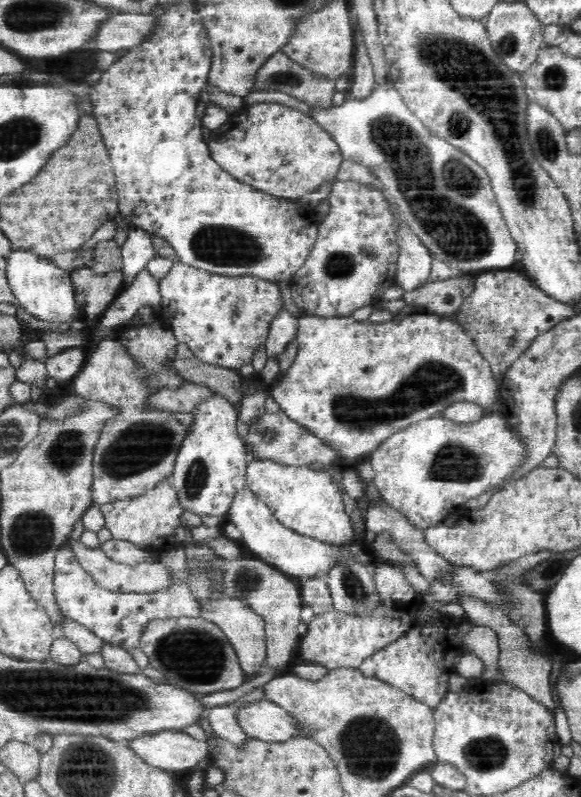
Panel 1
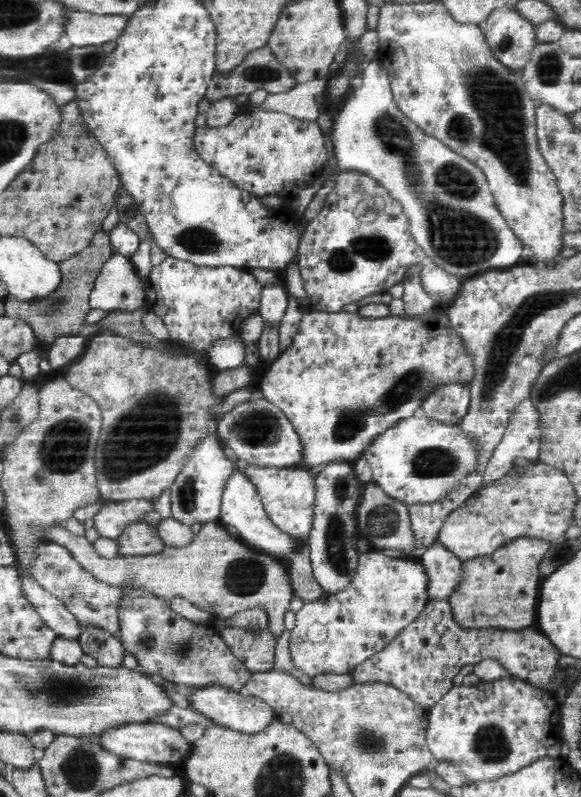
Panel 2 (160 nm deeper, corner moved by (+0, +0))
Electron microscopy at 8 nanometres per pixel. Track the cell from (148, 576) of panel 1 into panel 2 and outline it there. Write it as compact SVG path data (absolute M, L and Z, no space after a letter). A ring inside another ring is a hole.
M221 522L203 523L190 546L184 548L166 547L161 553L144 556L102 556L96 550L94 543L89 542L86 537L74 536L64 527L56 527L49 538L51 538L52 543L64 545L94 580L106 586L142 589L143 592L160 599L186 598L197 608L204 610L209 615L218 617L230 617L244 610L262 611L268 619L267 629L273 634L275 644L280 642L280 636L286 632L284 618L286 618L286 612L290 610L290 602L295 596L289 574L286 574L285 568L278 560L250 549L239 539L233 537L224 530Z

